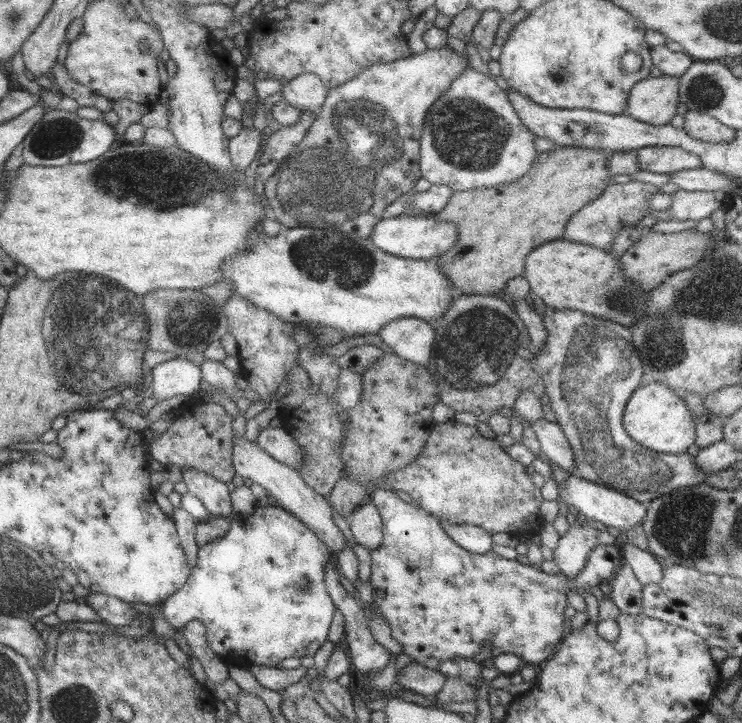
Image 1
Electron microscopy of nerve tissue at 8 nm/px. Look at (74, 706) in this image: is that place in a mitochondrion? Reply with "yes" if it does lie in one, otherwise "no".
yes

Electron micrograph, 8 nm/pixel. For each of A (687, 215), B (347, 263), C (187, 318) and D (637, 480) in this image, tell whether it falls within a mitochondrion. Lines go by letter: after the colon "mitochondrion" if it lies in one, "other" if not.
A: other
B: mitochondrion
C: mitochondrion
D: mitochondrion

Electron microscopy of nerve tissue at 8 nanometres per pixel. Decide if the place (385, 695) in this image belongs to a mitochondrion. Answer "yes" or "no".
no

